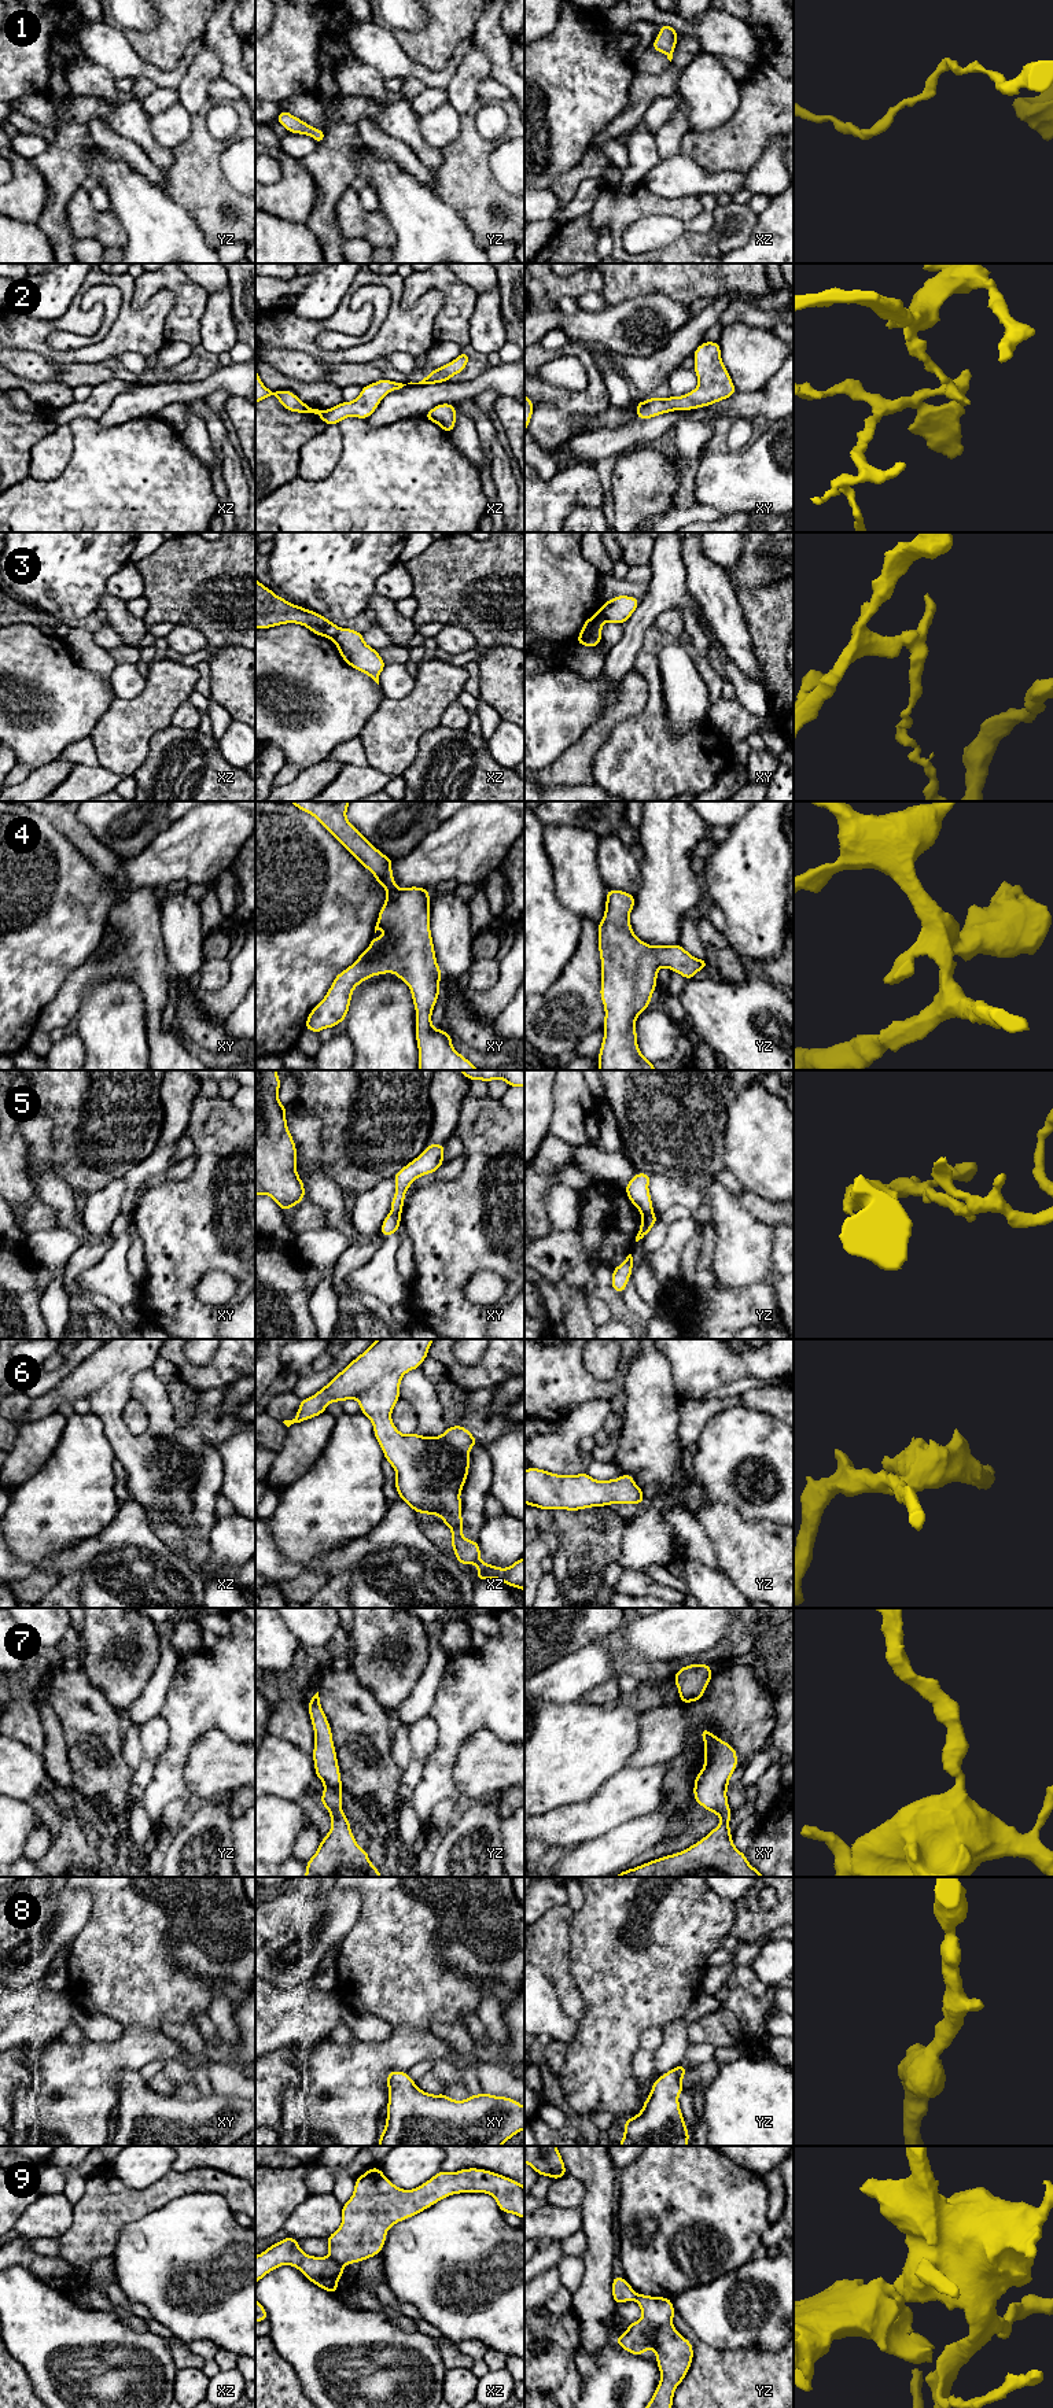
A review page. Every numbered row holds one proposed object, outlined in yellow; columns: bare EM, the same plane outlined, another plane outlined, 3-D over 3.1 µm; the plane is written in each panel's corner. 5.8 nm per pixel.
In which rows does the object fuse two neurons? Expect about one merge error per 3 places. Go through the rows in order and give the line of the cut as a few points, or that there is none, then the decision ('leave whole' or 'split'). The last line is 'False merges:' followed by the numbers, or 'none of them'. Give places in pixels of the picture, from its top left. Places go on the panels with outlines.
1: no cut | leave whole
2: no cut | leave whole
3: xy (600, 608), (606, 620) | split
4: no cut | leave whole
5: yz (652, 1212), (643, 1216) | split
6: no cut | leave whole
7: no cut | leave whole
8: no cut | leave whole
9: xz (328, 2257), (341, 2265) | split
False merges: 3, 5, 9

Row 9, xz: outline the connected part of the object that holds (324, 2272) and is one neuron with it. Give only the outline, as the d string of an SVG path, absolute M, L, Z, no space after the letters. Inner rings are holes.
M287 2236L255 2256L255 2286L270 2271L280 2265L292 2265L323 2290L335 2294L343 2267L329 2257L314 2257L303 2253L298 2239Z

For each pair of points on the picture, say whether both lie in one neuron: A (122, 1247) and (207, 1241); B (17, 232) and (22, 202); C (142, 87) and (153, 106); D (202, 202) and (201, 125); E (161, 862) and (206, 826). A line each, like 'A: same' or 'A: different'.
A: different
B: different
C: different
D: same
E: same

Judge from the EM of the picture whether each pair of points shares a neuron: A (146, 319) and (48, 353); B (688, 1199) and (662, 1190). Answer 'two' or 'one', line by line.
A: one
B: one

